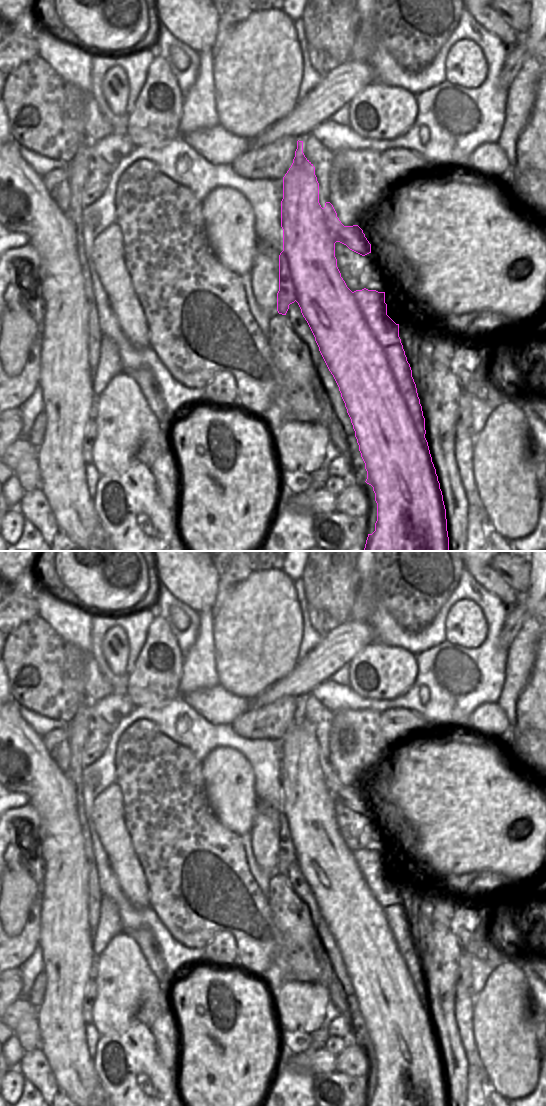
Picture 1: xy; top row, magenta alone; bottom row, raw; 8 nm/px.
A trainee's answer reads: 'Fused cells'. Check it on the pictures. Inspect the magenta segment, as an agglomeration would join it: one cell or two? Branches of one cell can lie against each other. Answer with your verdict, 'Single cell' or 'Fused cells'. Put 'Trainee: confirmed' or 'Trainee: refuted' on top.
Trainee: confirmed
Fused cells.

